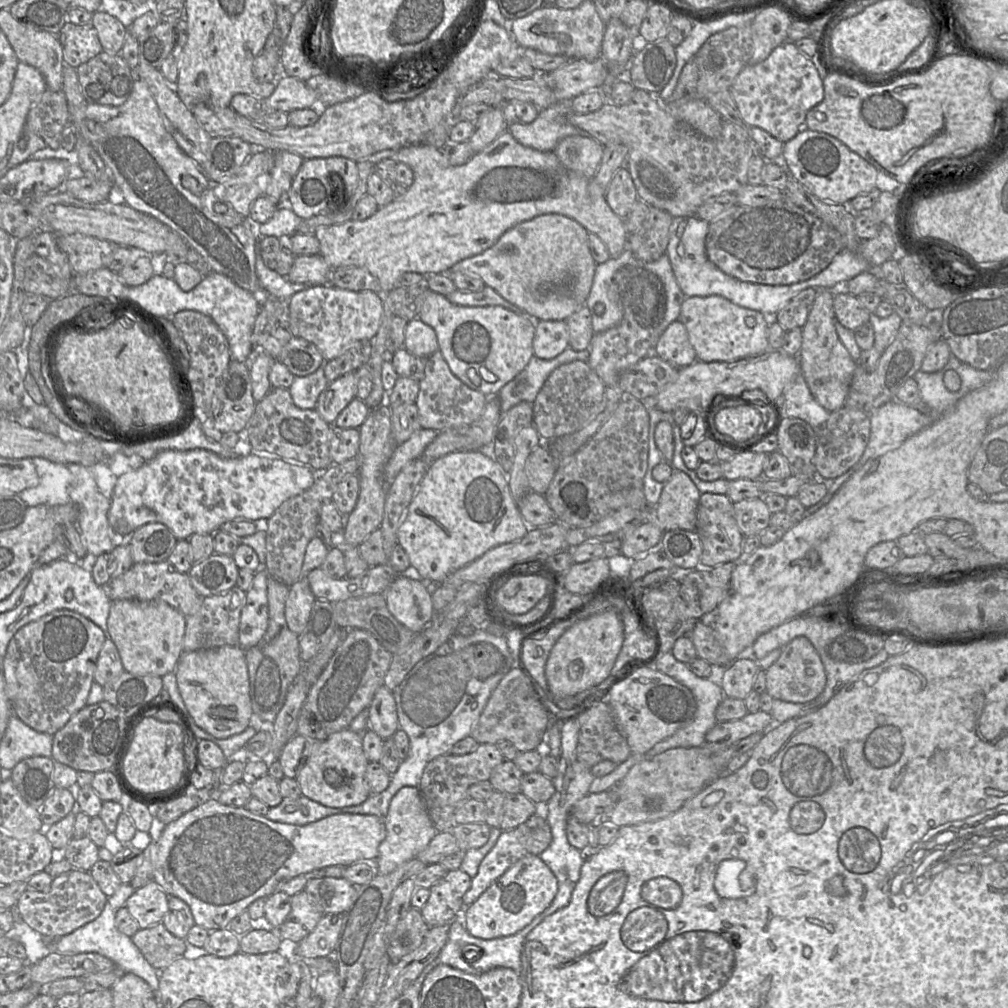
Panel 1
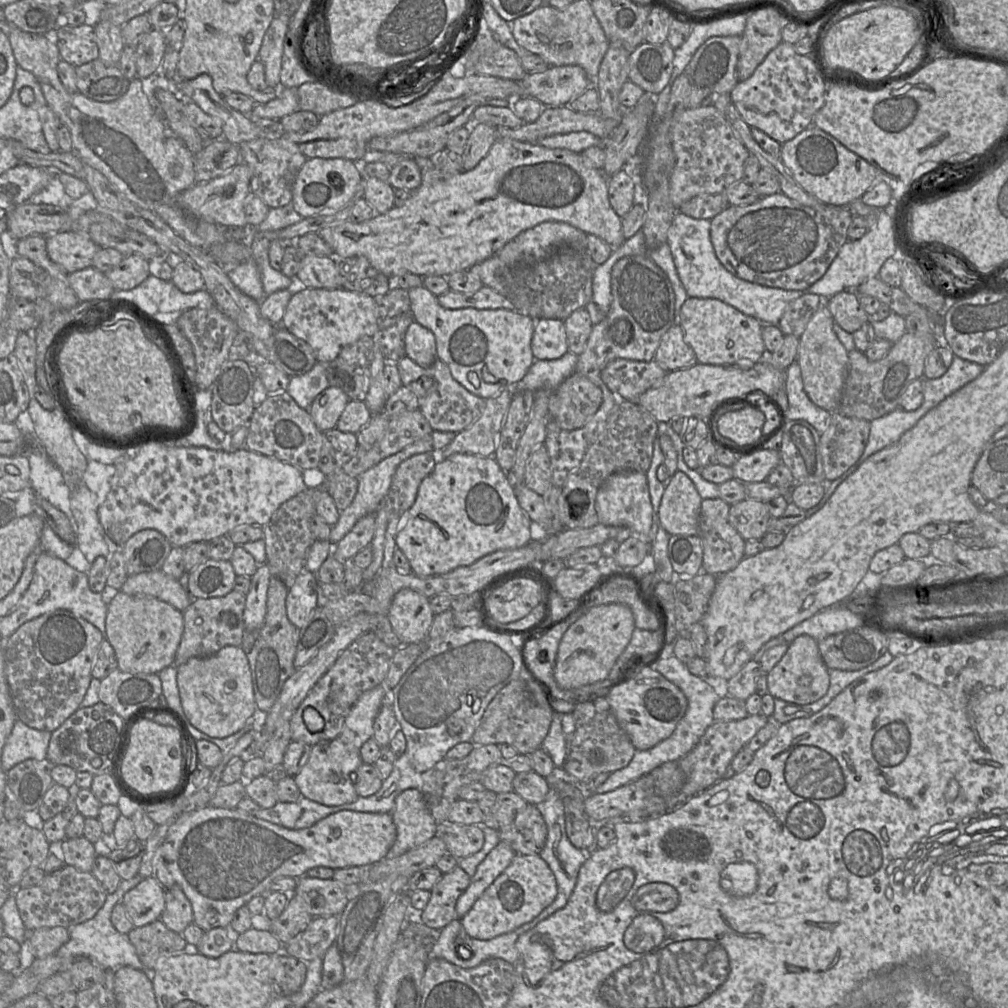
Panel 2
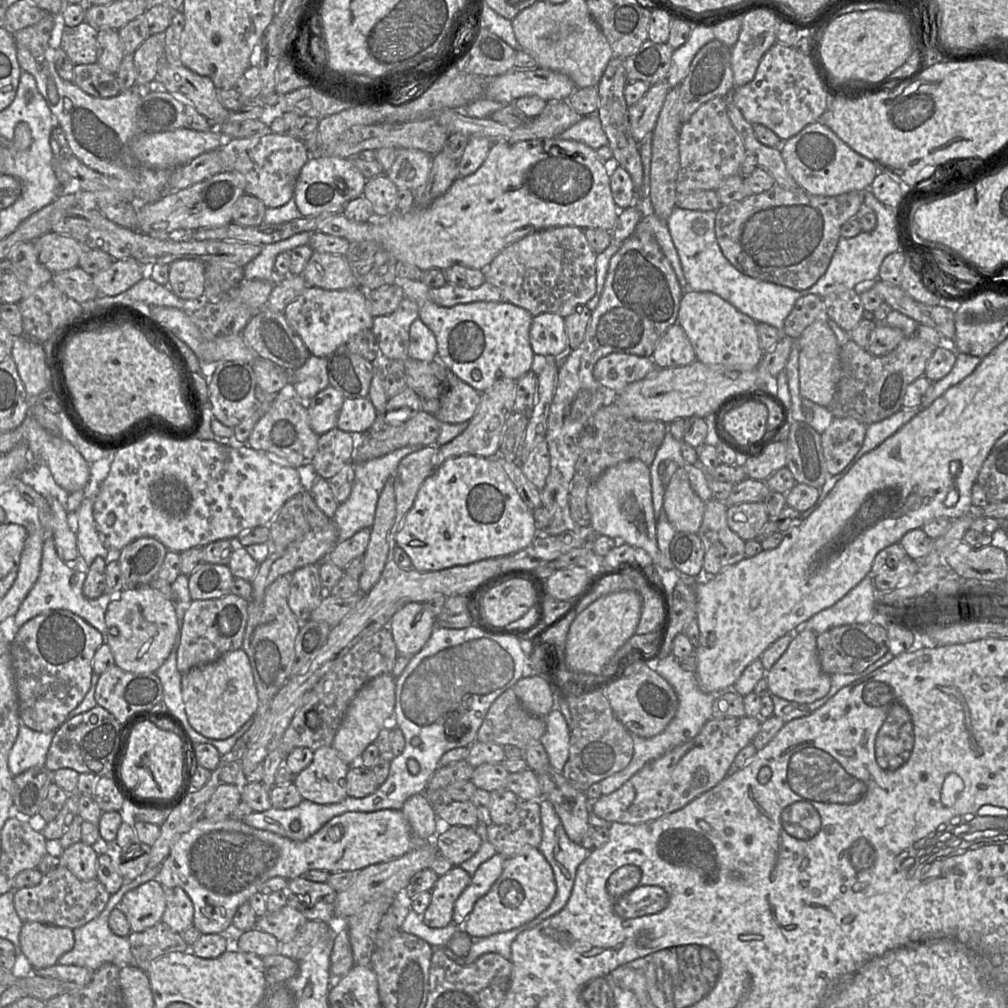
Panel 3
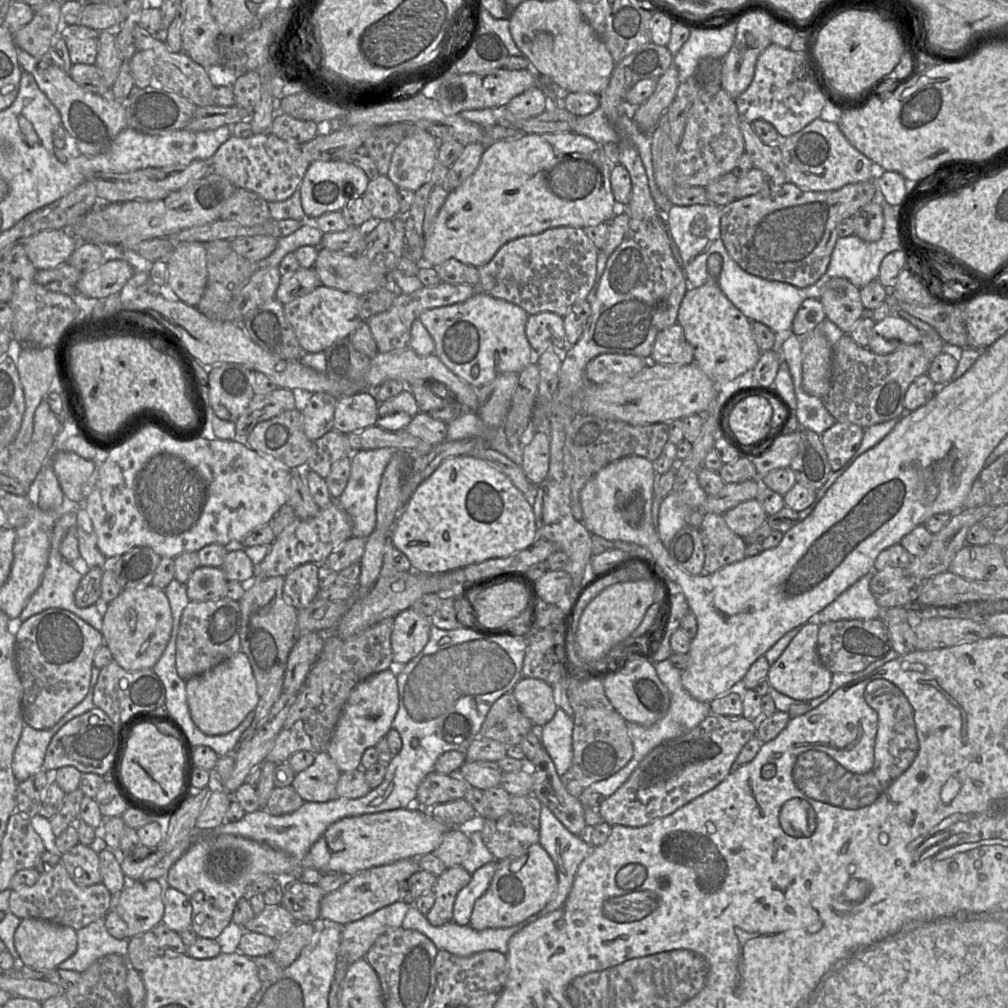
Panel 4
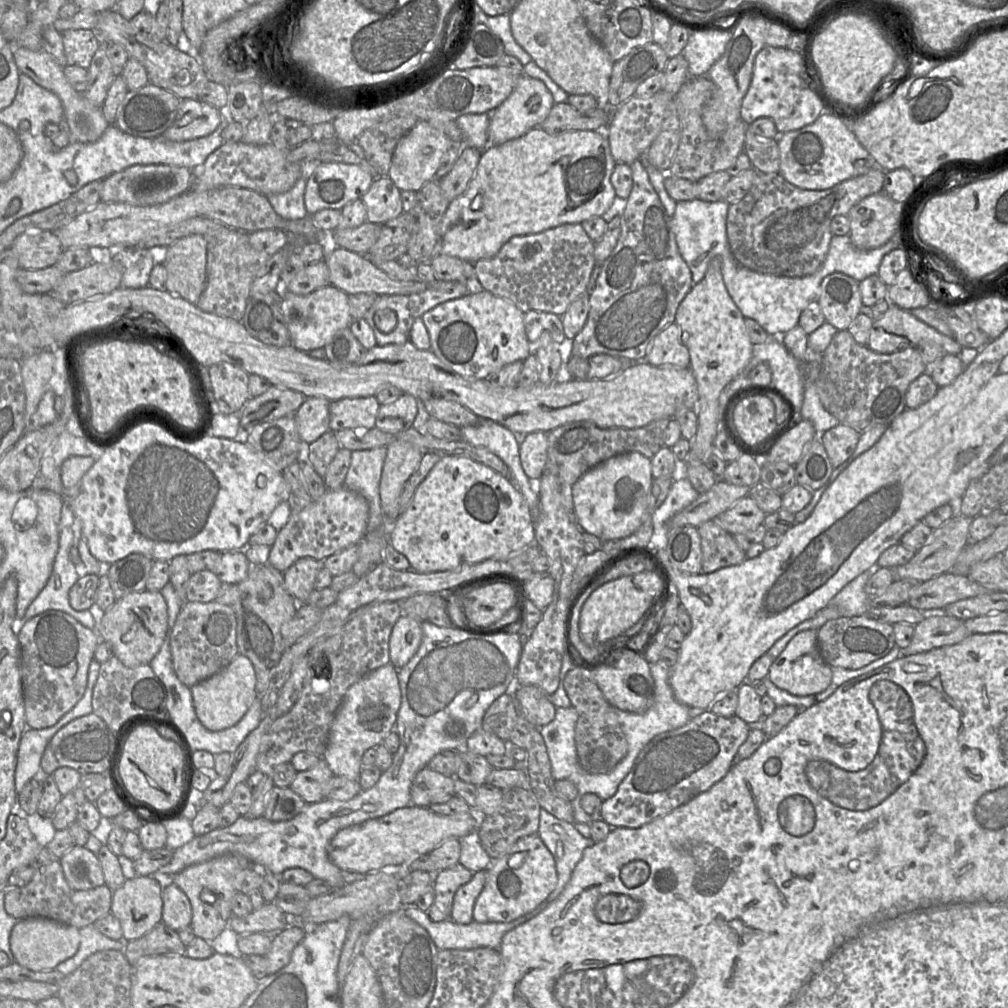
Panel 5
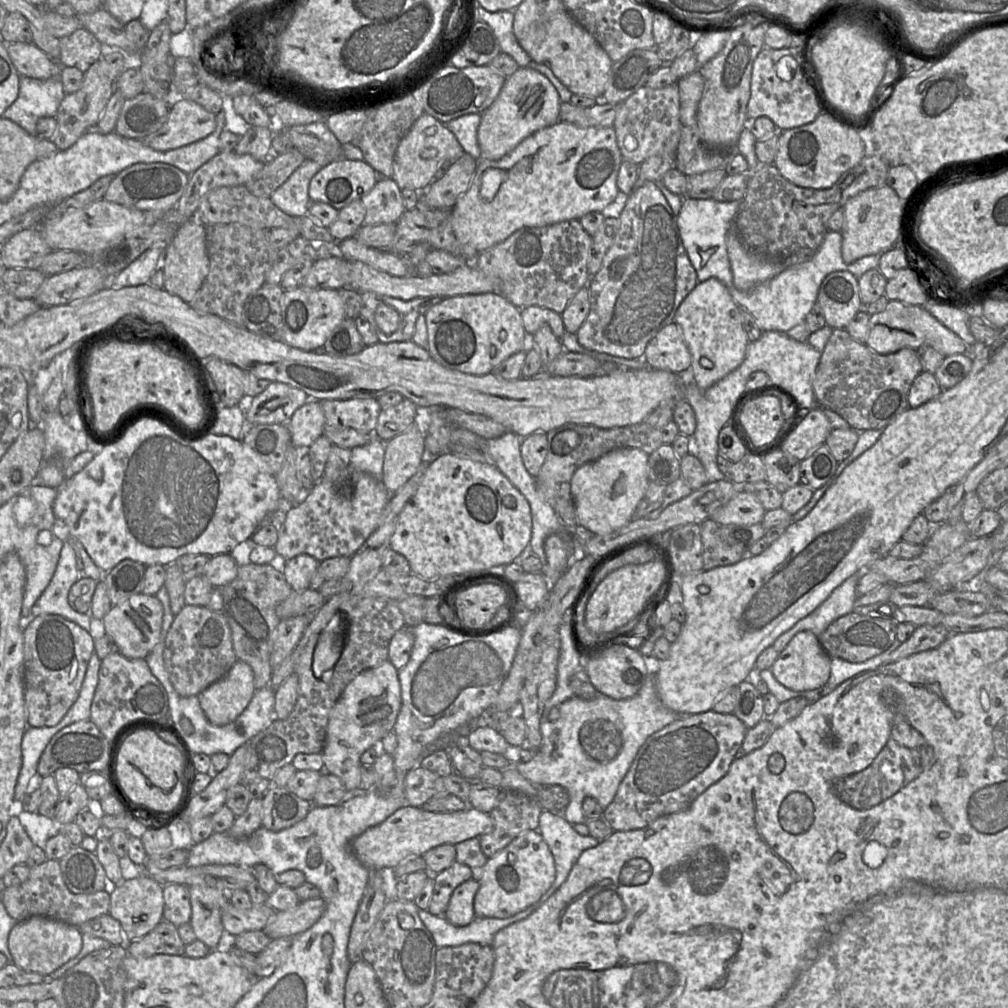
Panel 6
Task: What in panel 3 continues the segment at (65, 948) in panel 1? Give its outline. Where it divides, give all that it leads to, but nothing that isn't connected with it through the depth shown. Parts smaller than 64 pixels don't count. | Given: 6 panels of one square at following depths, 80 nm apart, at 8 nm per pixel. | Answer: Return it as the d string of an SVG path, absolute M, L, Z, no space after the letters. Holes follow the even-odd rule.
M160 867L147 868L135 879L125 881L116 893L111 894L106 907L100 914L83 926L73 929L75 938L74 946L70 951L63 954L57 963L62 965L84 966L91 968L92 970L98 969L101 965L107 962L113 963L120 968L127 965L136 965L128 937L119 936L111 930L109 926L109 917L112 910L117 907L126 892L151 879L155 879L159 870Z

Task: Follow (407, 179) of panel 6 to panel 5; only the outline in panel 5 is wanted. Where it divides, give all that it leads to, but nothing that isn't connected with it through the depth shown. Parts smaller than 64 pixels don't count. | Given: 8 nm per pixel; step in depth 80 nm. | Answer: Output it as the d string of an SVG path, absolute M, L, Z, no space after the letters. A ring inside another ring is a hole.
M418 121L397 143L392 155L388 177L400 191L418 192L431 181L445 153L455 143L426 121Z

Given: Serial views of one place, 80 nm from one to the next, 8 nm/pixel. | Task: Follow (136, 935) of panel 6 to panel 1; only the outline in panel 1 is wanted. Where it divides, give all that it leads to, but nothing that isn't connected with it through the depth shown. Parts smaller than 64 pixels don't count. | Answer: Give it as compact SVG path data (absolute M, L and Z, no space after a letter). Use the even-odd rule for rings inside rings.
M154 880L138 888L127 899L126 907L140 928L160 923L169 908L169 894Z

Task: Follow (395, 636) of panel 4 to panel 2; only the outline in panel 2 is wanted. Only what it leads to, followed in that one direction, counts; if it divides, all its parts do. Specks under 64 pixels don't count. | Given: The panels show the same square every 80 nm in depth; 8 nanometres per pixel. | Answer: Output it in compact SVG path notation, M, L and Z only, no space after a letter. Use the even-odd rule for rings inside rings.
M407 588L393 597L387 616L402 645L424 641L434 619L429 599Z

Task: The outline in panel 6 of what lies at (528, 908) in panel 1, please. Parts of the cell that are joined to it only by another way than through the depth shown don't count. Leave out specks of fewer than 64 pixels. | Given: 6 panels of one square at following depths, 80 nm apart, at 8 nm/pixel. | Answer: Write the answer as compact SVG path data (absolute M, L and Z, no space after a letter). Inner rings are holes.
M527 830L522 832L519 836L517 836L514 840L512 840L505 848L499 851L496 855L494 855L491 858L488 858L486 864L482 867L482 869L476 872L476 876L479 881L479 889L474 897L475 917L504 919L523 911L524 909L532 905L534 902L536 902L553 884L556 877L556 870L555 870L553 855L547 843L544 841L543 837L541 836L540 832L538 830ZM509 854L513 854L515 856L515 859L513 861L508 860Z

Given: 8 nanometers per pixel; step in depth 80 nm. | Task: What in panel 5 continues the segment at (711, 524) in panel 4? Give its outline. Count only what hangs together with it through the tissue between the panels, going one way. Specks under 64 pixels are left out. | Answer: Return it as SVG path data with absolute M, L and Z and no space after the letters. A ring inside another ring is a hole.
M708 520L698 527L702 547L702 572L712 573L720 568L740 564L746 558L729 532L717 520Z

